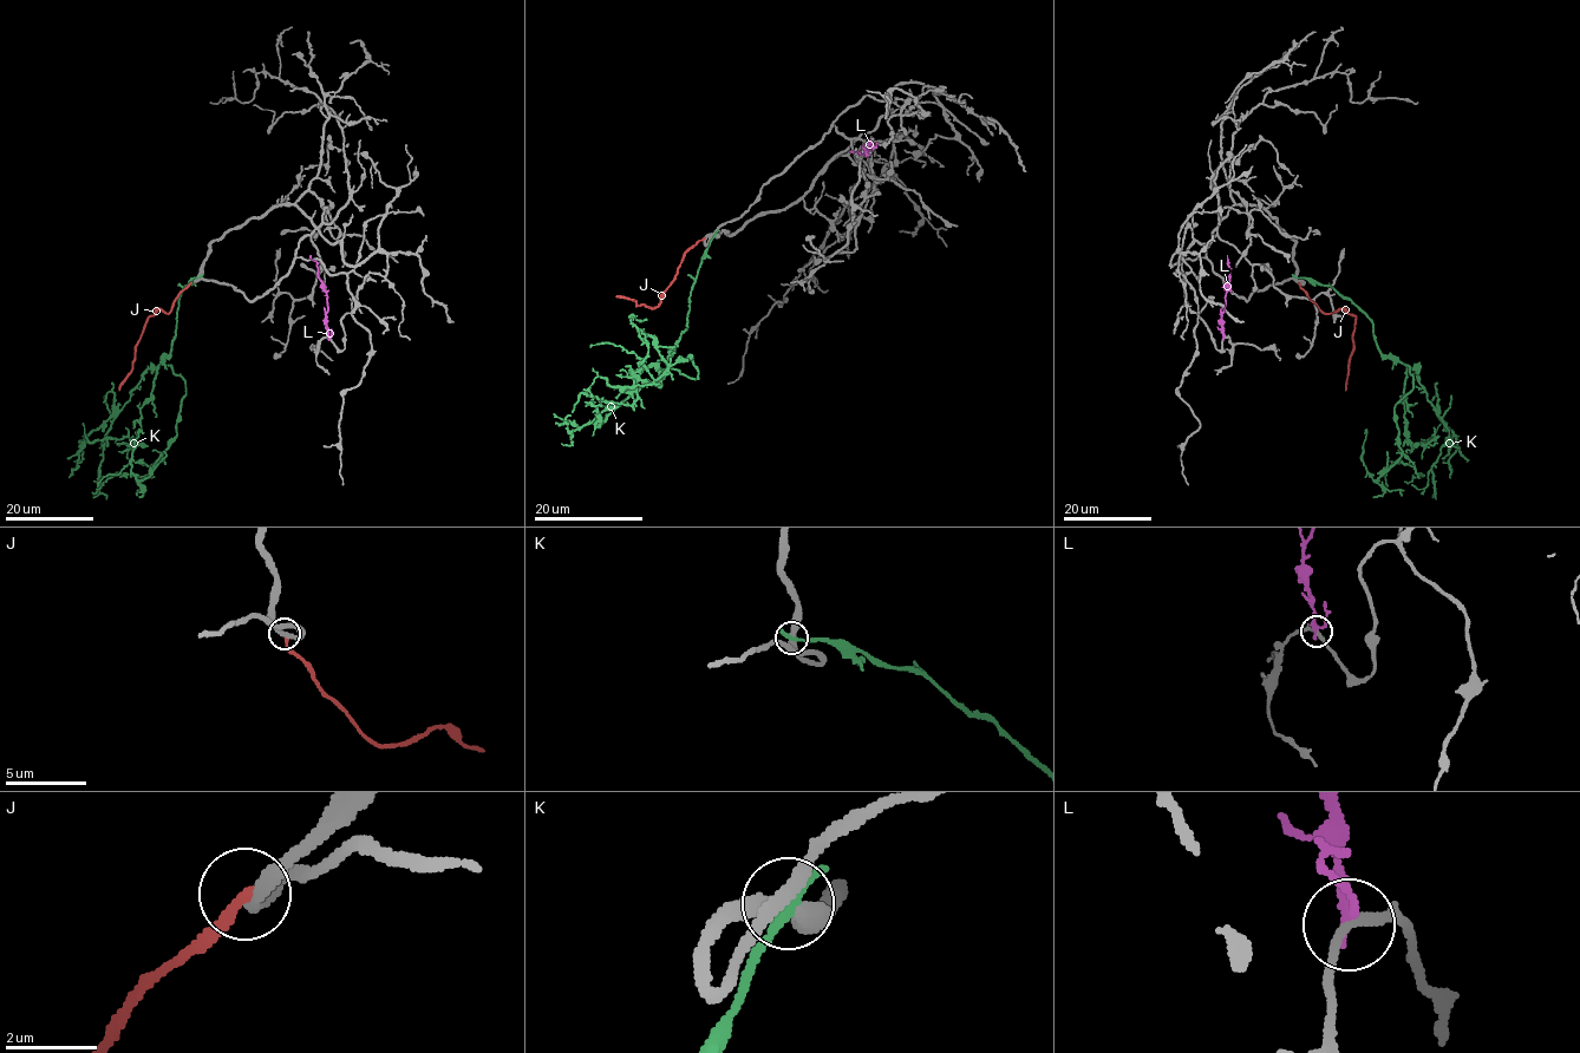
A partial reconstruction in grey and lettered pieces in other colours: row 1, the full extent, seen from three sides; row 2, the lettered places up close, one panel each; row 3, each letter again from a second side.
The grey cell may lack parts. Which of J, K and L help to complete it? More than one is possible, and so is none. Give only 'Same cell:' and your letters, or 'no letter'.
Same cell: J

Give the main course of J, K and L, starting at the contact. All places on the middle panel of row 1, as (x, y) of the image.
J: (703, 240), (685, 253), (676, 279), (659, 303), (653, 307), (637, 305), (632, 299), (617, 295)
K: (713, 234), (691, 289), (686, 327), (666, 364), (698, 378), (691, 354), (668, 364), (631, 321), (646, 318)
L: (873, 148), (868, 144), (872, 149), (859, 154), (849, 151)

